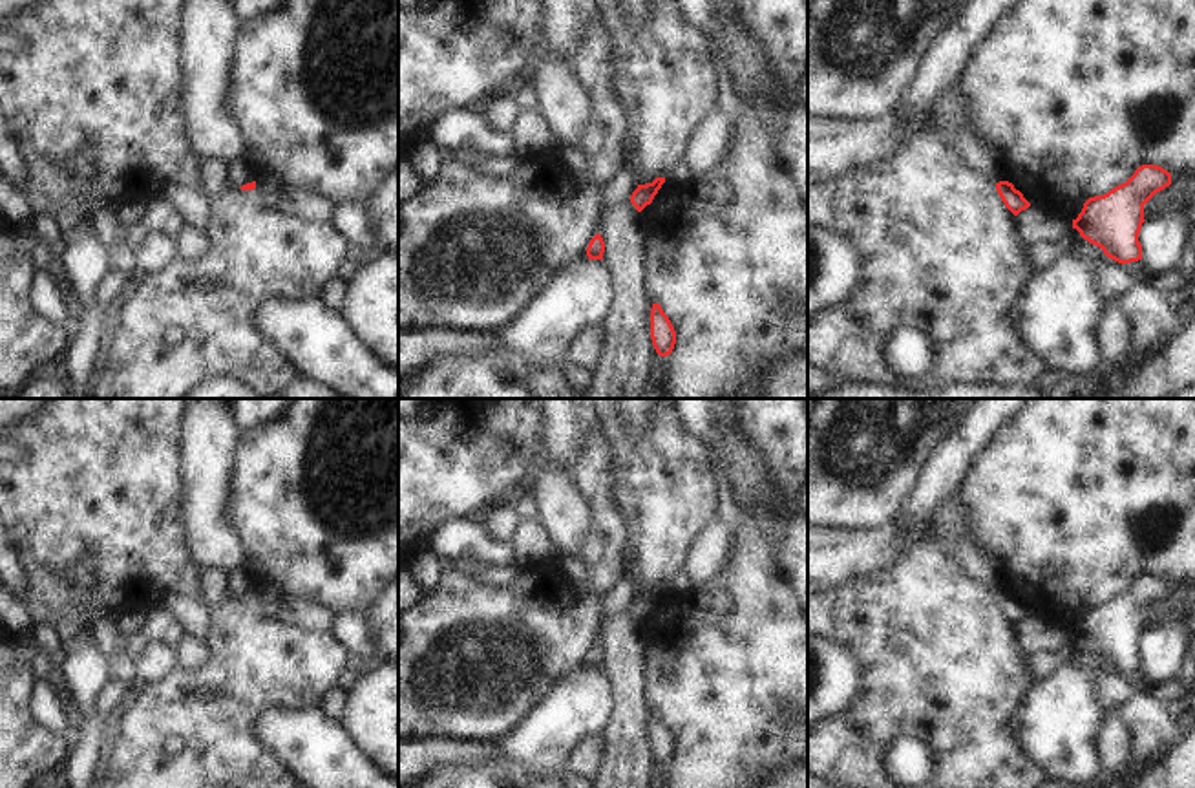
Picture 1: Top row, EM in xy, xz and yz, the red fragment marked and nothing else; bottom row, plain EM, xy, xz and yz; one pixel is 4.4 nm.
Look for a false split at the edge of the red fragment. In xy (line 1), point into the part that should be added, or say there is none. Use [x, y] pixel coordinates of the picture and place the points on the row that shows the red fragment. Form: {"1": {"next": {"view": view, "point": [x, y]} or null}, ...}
{"1": {"next": null}}

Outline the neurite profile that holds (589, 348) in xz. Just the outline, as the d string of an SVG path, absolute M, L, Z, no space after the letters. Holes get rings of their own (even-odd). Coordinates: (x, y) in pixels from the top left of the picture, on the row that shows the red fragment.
M603 325L587 327L570 346L568 360L583 367L598 369L607 349L607 333Z

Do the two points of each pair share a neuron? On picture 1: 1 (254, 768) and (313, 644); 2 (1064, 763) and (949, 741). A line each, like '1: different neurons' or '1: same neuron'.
1: same neuron
2: different neurons

